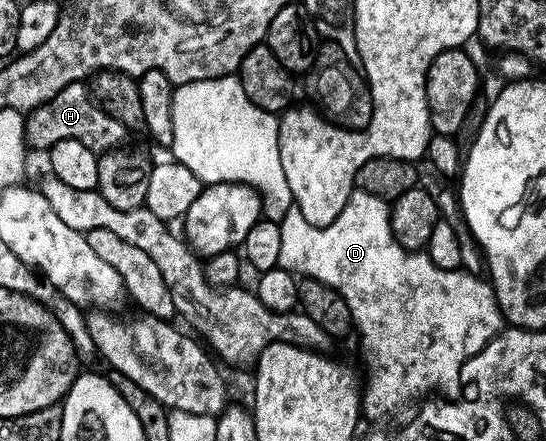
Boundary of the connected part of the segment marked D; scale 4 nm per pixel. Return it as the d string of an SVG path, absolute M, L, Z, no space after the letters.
M356 188L351 192L348 204L344 204L340 216L336 216L336 220L332 220L332 224L328 224L327 226L313 226L312 224L308 224L308 220L304 220L304 216L296 208L290 210L288 216L284 216L284 220L278 223L280 228L278 266L295 276L315 278L316 280L320 280L320 284L328 284L328 288L338 290L340 296L348 304L350 321L356 334L358 330L359 336L362 337L362 354L366 357L366 378L364 374L364 389L362 391L362 414L370 418L386 418L389 414L396 413L401 406L408 405L413 398L419 397L418 399L421 399L423 396L433 395L430 394L433 390L442 390L445 386L452 385L453 382L455 385L459 381L464 363L472 356L476 356L476 352L483 350L504 329L502 309L498 306L498 298L494 294L493 285L485 277L470 274L469 271L463 268L456 270L440 268L430 259L429 253L419 252L417 250L405 250L398 243L396 236L392 232L390 207L391 203L387 199L380 196L372 196L372 192L364 192Z

